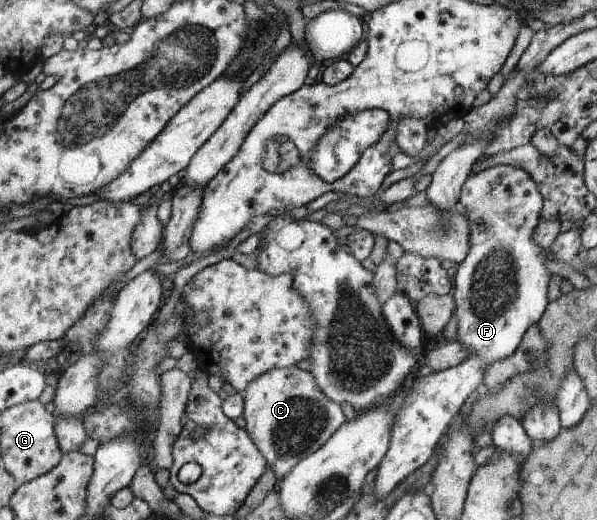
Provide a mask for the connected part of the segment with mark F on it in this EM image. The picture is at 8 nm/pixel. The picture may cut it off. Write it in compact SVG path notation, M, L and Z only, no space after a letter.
M506 164L486 168L482 173L468 178L460 202L466 209L471 227L471 248L466 259L457 267L453 297L457 305L457 339L468 346L473 354L459 366L426 376L421 375L412 387L407 404L399 413L393 428L391 447L377 467L372 488L379 500L387 498L411 473L430 461L444 432L460 413L466 400L472 393L483 389L487 367L495 361L511 356L520 347L524 334L532 325L539 323L551 302L549 283L556 266L552 263L550 254L545 257L542 255L543 247L533 238L543 212L544 197L531 173Z

